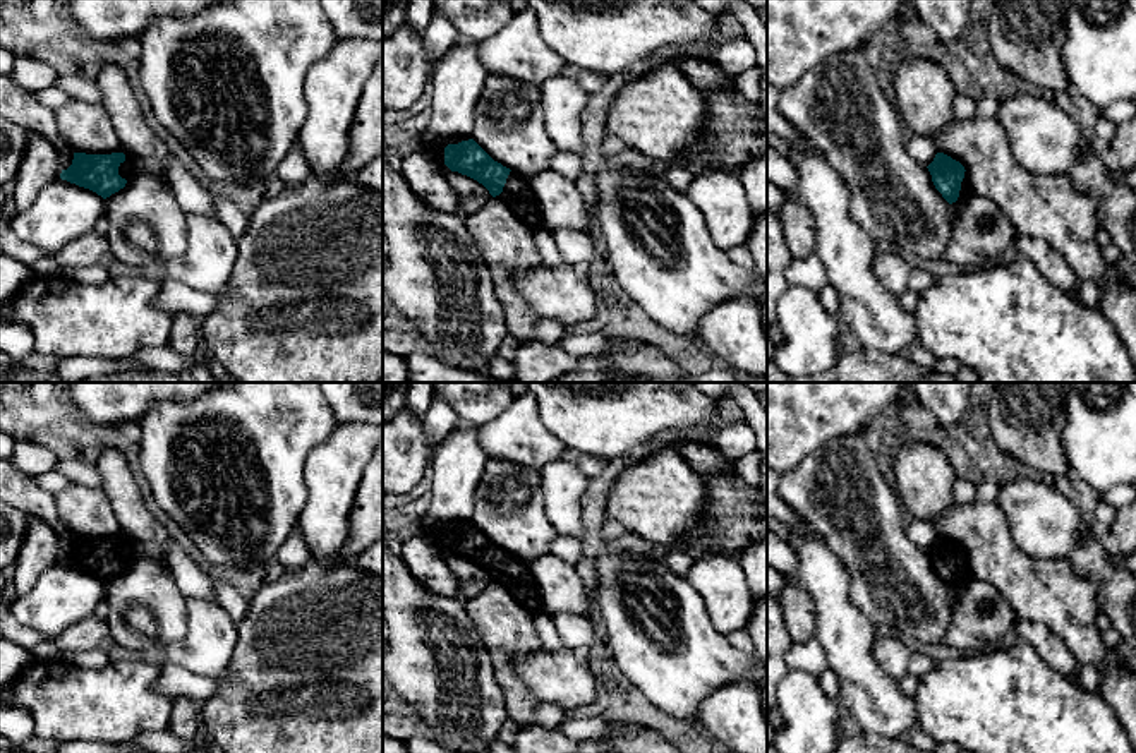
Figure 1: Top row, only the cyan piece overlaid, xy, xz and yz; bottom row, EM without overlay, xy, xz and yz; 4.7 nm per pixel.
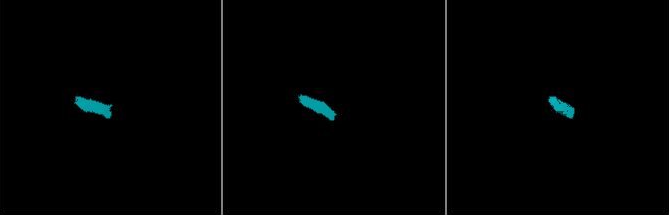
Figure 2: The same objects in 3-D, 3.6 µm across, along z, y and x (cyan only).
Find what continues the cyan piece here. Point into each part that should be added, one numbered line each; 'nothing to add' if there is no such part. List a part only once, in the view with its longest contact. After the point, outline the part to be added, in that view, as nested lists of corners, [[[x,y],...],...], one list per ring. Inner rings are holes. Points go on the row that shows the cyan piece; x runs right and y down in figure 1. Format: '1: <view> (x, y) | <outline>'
1: xz (517, 194) | [[[510,172],[503,192],[496,196],[505,202],[520,220],[527,223],[539,223],[541,213],[535,201],[535,196],[527,182],[515,172]]]

